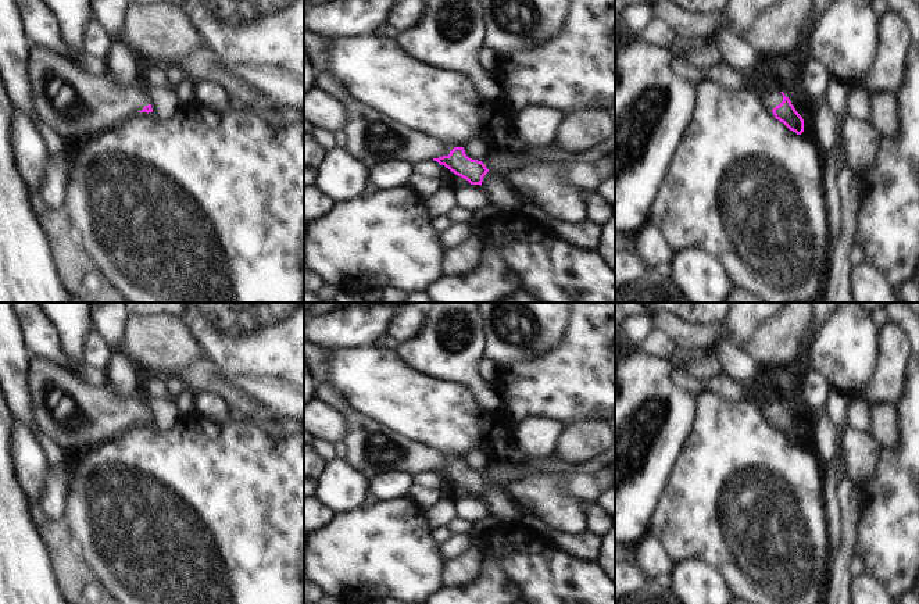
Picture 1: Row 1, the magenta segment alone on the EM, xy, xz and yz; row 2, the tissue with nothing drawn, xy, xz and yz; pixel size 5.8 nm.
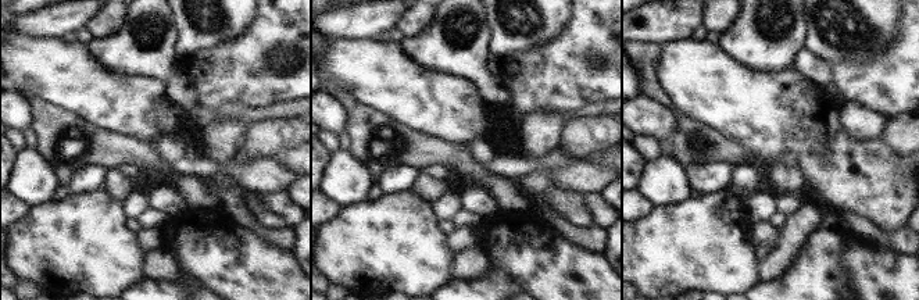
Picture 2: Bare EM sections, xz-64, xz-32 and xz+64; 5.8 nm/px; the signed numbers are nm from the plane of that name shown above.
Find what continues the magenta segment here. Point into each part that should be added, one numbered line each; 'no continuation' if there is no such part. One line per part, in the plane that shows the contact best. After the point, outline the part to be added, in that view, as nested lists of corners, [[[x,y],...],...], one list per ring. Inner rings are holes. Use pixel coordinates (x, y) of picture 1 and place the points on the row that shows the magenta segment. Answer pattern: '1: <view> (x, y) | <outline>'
1: xz (371, 138) | [[[304,29],[304,53],[312,68],[315,87],[346,107],[346,151],[366,169],[390,160],[403,160],[414,165],[450,154],[454,147],[444,146],[403,124],[394,124],[379,111],[351,99],[328,72],[328,44],[329,37]]]

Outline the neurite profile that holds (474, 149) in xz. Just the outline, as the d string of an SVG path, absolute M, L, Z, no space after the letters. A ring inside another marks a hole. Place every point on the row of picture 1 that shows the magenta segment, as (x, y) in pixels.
M469 139L464 146L465 154L478 161L483 161L486 158L486 146L479 139Z

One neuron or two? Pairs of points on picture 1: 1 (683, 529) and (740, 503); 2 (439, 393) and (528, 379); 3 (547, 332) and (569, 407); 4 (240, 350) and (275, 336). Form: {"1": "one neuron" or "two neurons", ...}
{"1": "one neuron", "2": "two neurons", "3": "two neurons", "4": "one neuron"}

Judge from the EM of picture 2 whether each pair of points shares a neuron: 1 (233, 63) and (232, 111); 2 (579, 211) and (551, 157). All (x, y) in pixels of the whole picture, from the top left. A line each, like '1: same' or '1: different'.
1: different
2: different

